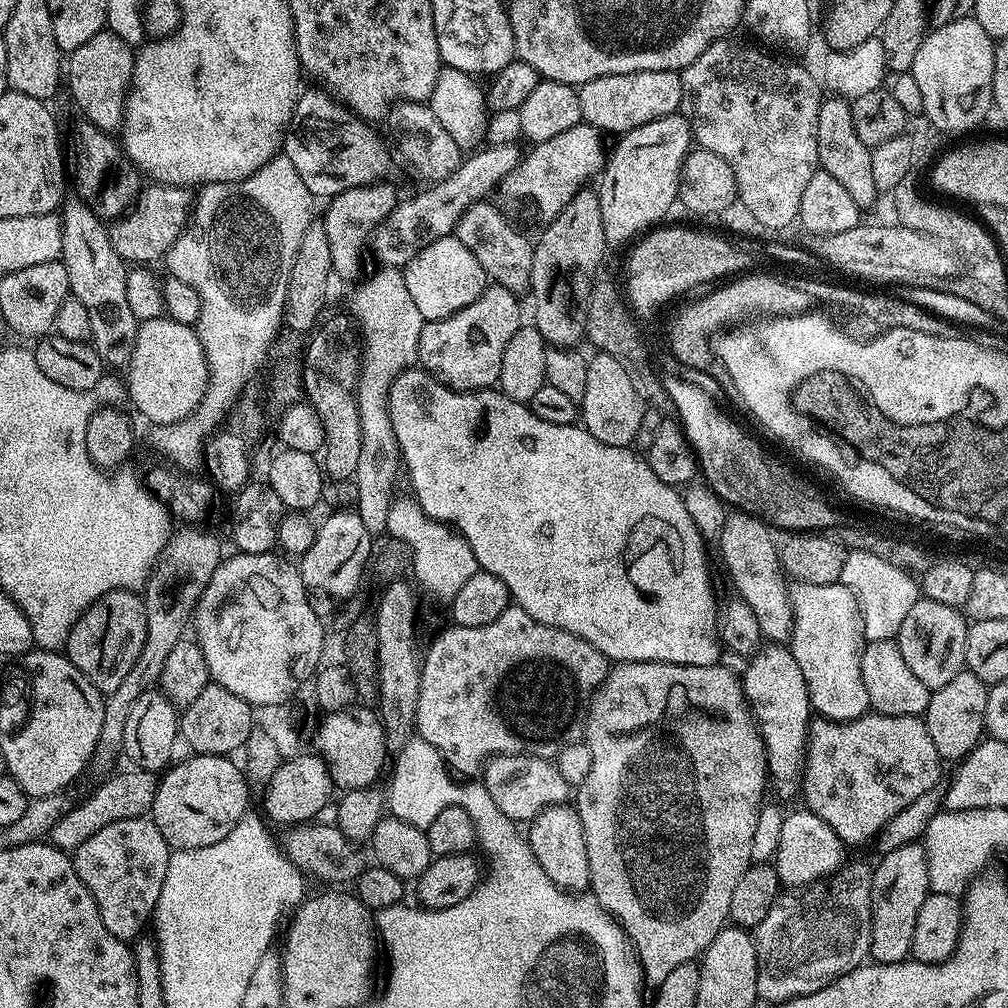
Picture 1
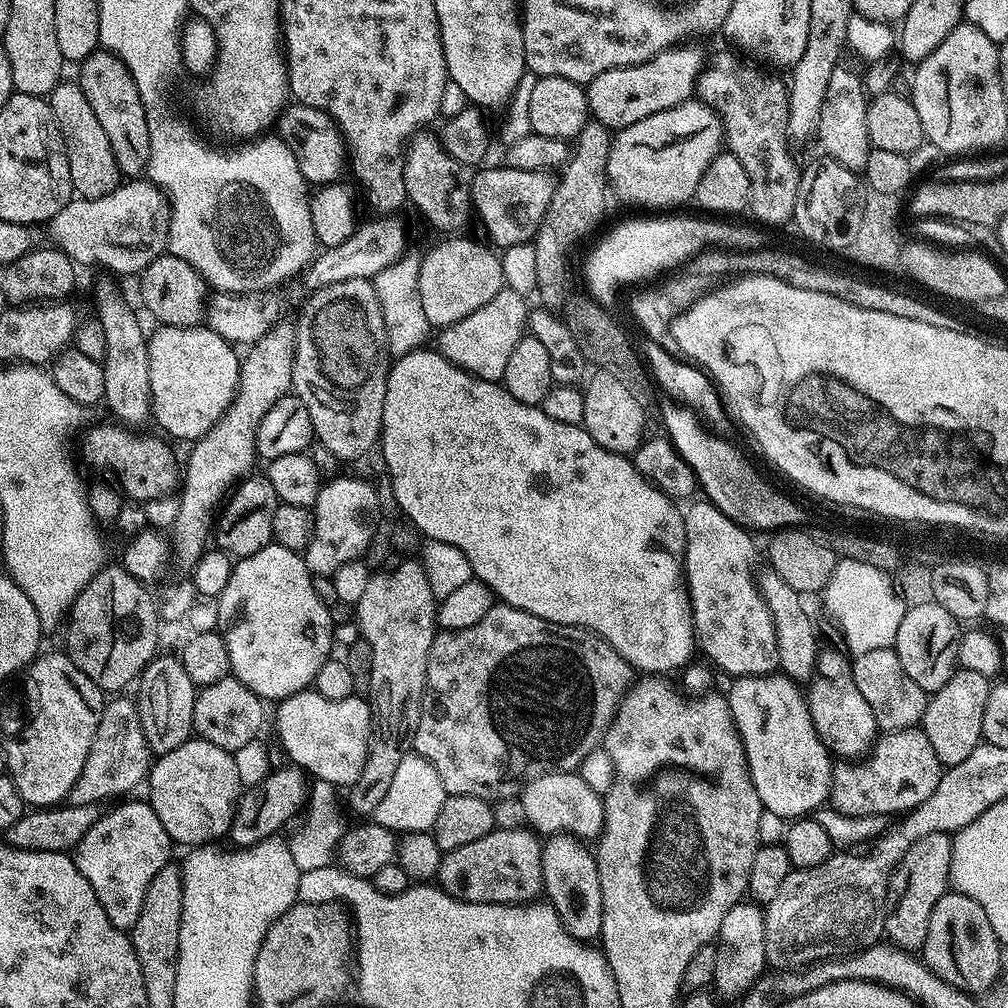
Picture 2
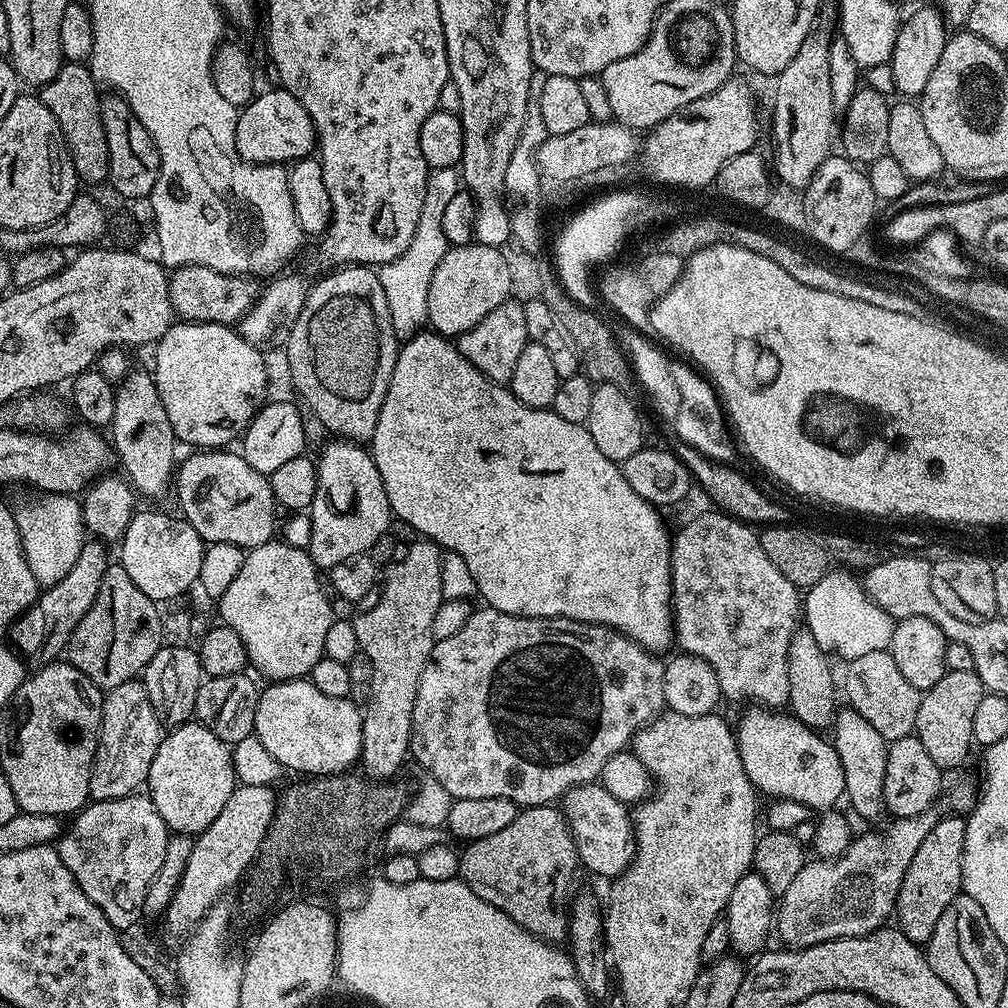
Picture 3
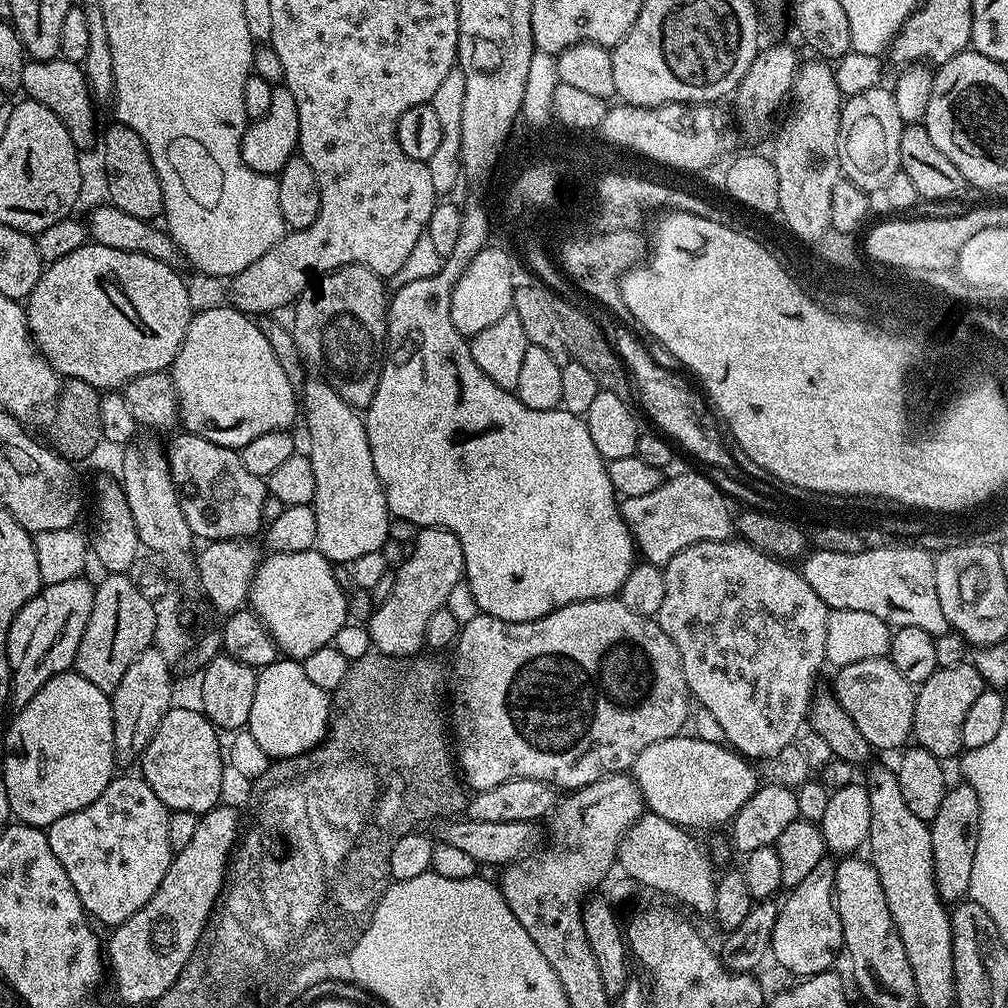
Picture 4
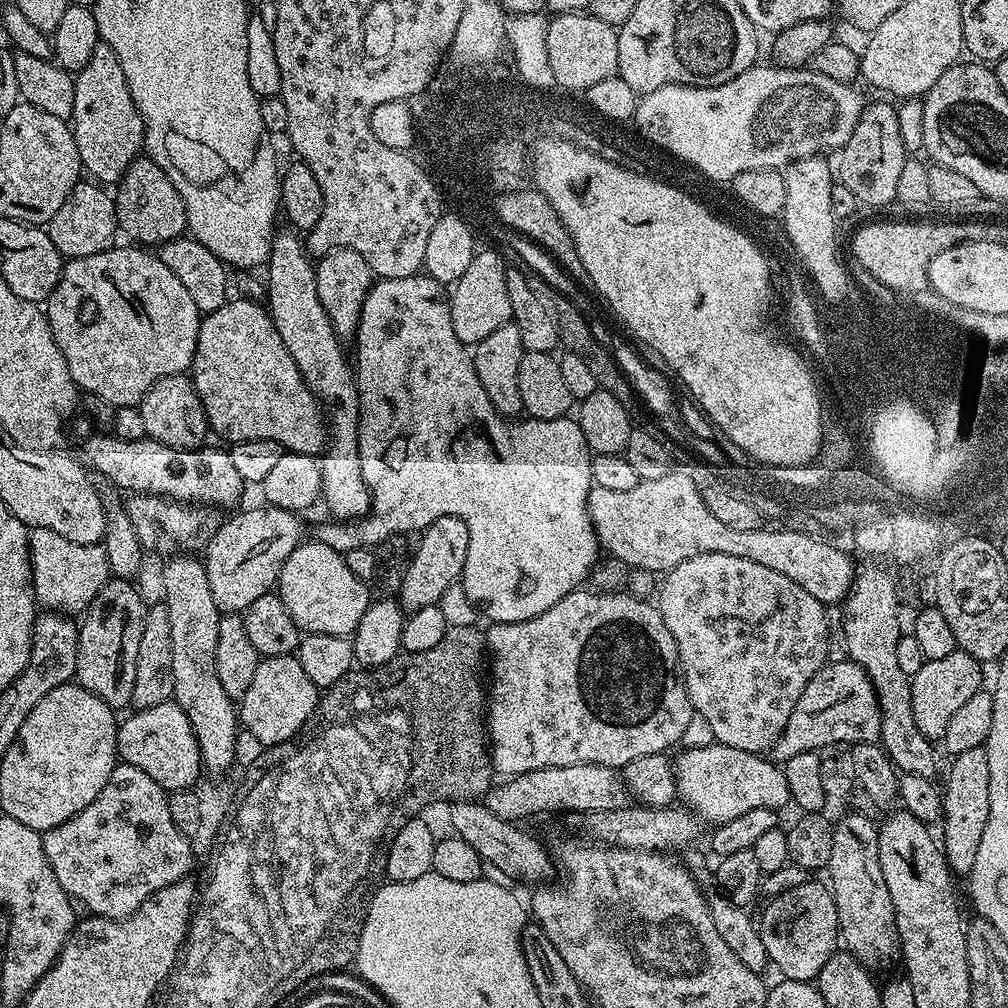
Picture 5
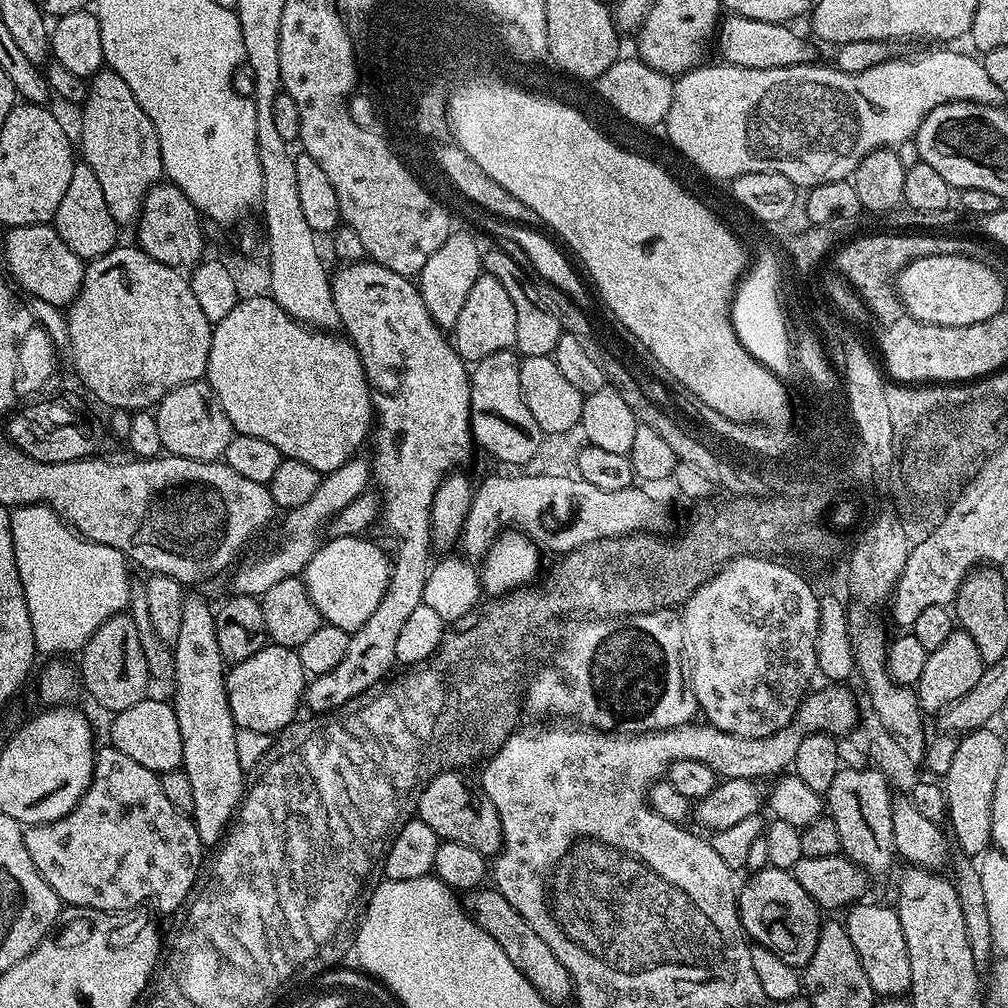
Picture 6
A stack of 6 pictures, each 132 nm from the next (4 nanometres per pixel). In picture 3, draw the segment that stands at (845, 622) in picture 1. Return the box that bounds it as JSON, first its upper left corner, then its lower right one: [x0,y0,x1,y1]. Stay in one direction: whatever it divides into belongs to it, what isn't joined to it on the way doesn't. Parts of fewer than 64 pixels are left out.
[830,706,889,820]

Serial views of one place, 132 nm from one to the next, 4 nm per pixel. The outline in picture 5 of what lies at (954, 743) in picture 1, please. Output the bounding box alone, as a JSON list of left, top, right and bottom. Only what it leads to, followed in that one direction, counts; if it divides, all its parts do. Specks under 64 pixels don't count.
[910,650,984,741]

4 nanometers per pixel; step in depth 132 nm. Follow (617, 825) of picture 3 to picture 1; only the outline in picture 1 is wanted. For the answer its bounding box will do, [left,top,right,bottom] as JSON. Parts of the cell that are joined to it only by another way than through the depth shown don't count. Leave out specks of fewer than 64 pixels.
[482,756,570,822]

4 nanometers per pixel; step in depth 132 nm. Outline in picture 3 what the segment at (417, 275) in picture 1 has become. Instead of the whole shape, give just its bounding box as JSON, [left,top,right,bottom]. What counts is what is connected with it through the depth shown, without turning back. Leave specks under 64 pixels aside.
[428,242,513,338]

